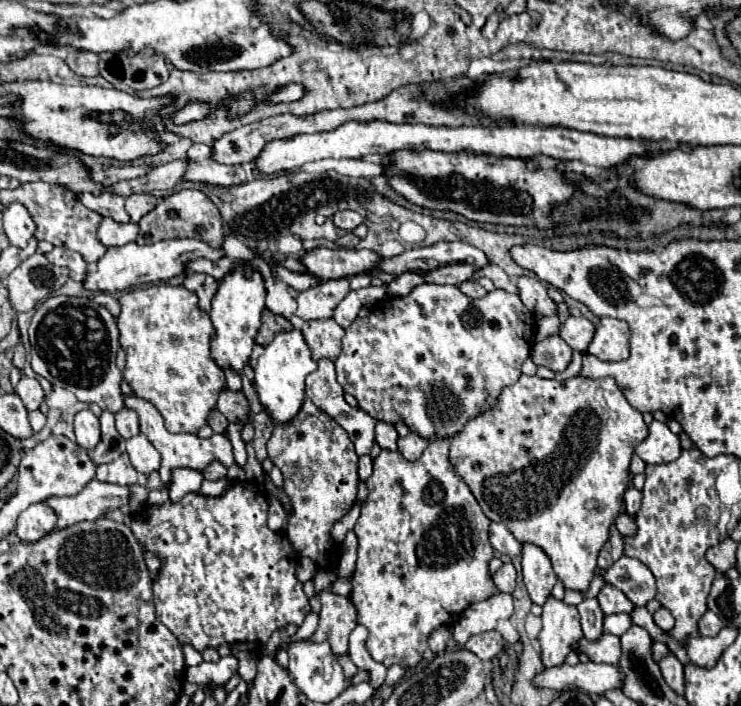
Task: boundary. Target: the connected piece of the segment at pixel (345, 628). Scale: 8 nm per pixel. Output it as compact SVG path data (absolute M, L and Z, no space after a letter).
M331 590L319 592L319 600L321 600L319 628L311 636L311 640L315 642L327 640L337 656L347 654L349 634L357 626L357 610L353 602Z

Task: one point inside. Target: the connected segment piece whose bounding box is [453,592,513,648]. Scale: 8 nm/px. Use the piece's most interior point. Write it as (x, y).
(483, 616)

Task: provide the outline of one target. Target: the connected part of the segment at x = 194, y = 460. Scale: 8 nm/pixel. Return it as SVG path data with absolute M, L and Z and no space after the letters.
M125 396L125 406L135 410L137 416L139 416L139 430L149 438L149 442L157 448L157 452L161 454L161 468L159 468L159 474L161 474L161 480L163 482L169 482L171 480L171 472L175 468L193 468L193 470L205 470L211 462L221 462L225 464L225 468L229 468L233 464L233 448L231 448L231 442L227 436L223 434L213 434L211 438L207 440L201 440L197 434L171 434L165 424L163 424L163 418L159 414L159 410L139 398L139 396Z

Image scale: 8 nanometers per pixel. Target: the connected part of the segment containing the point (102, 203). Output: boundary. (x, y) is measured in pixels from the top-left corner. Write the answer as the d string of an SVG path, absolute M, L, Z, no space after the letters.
M103 192L101 196L81 194L79 200L81 200L83 206L99 212L101 216L111 216L119 224L127 224L129 222L129 214L125 212L125 198L123 196L113 196L109 192Z

